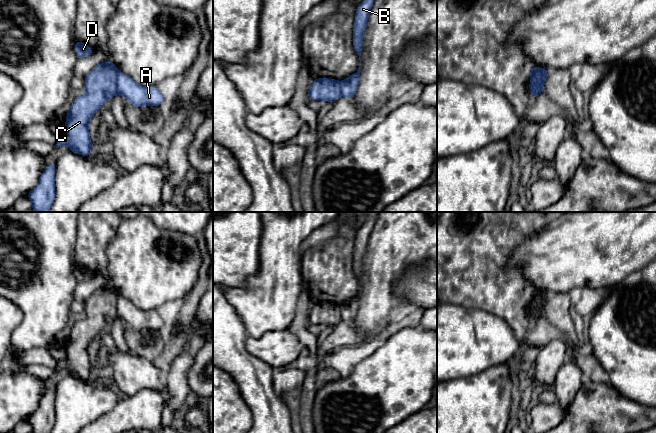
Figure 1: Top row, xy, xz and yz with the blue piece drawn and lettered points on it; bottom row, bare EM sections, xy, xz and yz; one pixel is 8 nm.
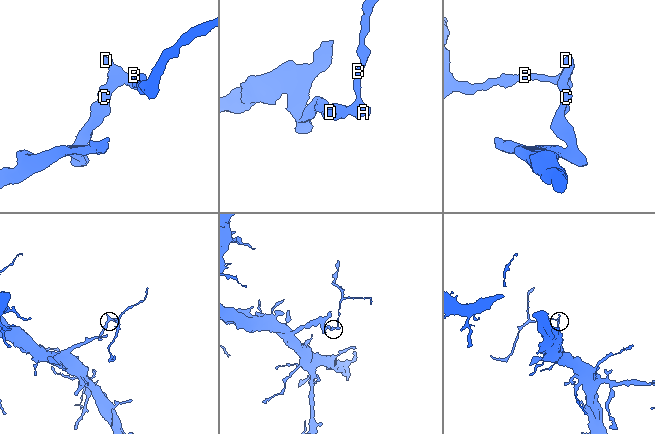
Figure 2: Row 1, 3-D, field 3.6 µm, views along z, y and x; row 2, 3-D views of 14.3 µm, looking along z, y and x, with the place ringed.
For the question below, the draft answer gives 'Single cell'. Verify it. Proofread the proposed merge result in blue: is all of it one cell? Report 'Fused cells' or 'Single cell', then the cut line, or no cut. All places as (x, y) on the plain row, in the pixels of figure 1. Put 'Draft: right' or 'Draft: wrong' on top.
Draft: wrong
Fused cells. Split along xy (119, 296), (117, 299), (116, 317)

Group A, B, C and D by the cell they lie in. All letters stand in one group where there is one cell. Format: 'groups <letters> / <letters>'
groups A B / C D

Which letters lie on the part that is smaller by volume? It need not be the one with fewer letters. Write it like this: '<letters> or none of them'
A, B

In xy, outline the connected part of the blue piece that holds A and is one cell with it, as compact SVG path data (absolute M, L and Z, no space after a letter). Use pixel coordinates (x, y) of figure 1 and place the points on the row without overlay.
M119 296L117 299L117 318L124 320L136 331L160 330L164 321L156 310L140 310L129 300Z

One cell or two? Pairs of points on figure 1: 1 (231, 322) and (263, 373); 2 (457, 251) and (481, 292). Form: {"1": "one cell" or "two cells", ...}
{"1": "one cell", "2": "one cell"}

